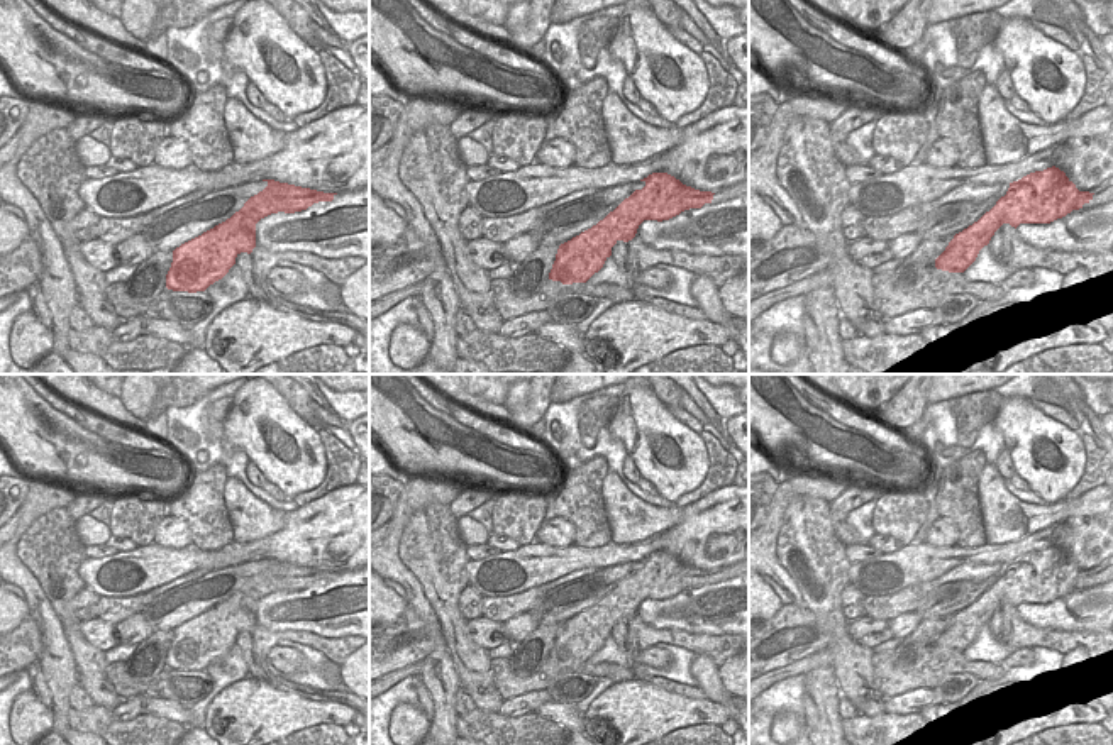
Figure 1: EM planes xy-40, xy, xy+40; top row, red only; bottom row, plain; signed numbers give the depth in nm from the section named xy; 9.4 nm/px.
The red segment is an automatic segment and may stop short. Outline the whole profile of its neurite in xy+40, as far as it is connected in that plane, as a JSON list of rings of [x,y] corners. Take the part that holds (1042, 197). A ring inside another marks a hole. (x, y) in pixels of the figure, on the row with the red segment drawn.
[[[1052,166],[1010,183],[1005,196],[977,222],[955,234],[945,251],[935,259],[935,268],[964,273],[989,244],[994,232],[1010,224],[1050,224],[1072,210],[1083,208],[1094,193],[1079,191],[1064,171]]]

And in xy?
[[[652,173],[640,181],[645,183],[642,190],[635,190],[596,225],[559,246],[549,279],[586,283],[603,268],[612,247],[618,240],[632,240],[644,220],[669,220],[712,203],[715,195],[686,186],[667,173]]]

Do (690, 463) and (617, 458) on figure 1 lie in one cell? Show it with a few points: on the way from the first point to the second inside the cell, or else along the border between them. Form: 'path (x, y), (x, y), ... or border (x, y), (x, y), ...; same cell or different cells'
border (607, 425), (629, 454); different cells

